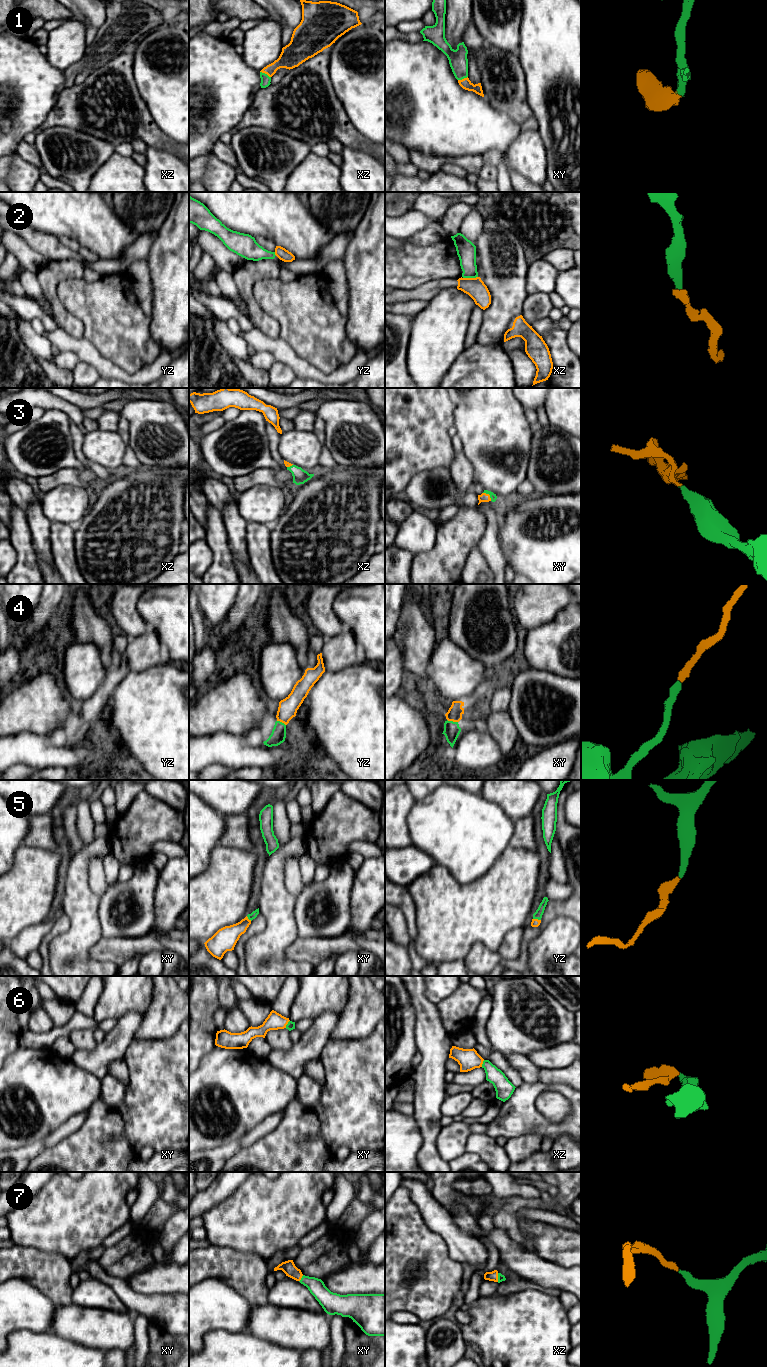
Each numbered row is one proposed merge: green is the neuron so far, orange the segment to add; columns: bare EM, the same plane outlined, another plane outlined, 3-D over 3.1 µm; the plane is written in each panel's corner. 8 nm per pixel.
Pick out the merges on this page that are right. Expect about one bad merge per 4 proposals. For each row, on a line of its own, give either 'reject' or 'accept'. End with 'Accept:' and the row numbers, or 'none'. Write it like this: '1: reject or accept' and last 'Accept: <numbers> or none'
1: accept
2: reject
3: accept
4: accept
5: accept
6: accept
7: accept
Accept: 1, 3, 4, 5, 6, 7

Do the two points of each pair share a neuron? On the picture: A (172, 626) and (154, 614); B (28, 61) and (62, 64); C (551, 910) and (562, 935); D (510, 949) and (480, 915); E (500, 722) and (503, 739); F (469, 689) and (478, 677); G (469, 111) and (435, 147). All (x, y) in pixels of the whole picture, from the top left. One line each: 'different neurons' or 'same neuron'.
A: same neuron
B: different neurons
C: different neurons
D: different neurons
E: same neuron
F: same neuron
G: same neuron

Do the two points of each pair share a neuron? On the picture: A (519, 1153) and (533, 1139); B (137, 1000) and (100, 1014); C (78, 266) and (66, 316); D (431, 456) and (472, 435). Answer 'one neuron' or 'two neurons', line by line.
A: one neuron
B: one neuron
C: one neuron
D: two neurons

